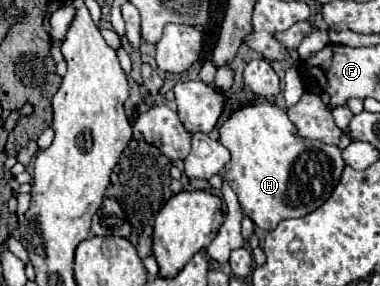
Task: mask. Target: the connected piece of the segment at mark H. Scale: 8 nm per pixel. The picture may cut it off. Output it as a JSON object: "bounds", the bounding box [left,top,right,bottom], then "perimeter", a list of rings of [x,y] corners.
{"bounds":[218,97,346,231],"perimeter":[[[262,97],[244,99],[220,125],[218,141],[232,155],[222,177],[238,195],[244,215],[264,231],[276,229],[284,219],[304,217],[318,209],[332,195],[346,167],[338,147],[300,137],[286,111]]]}

